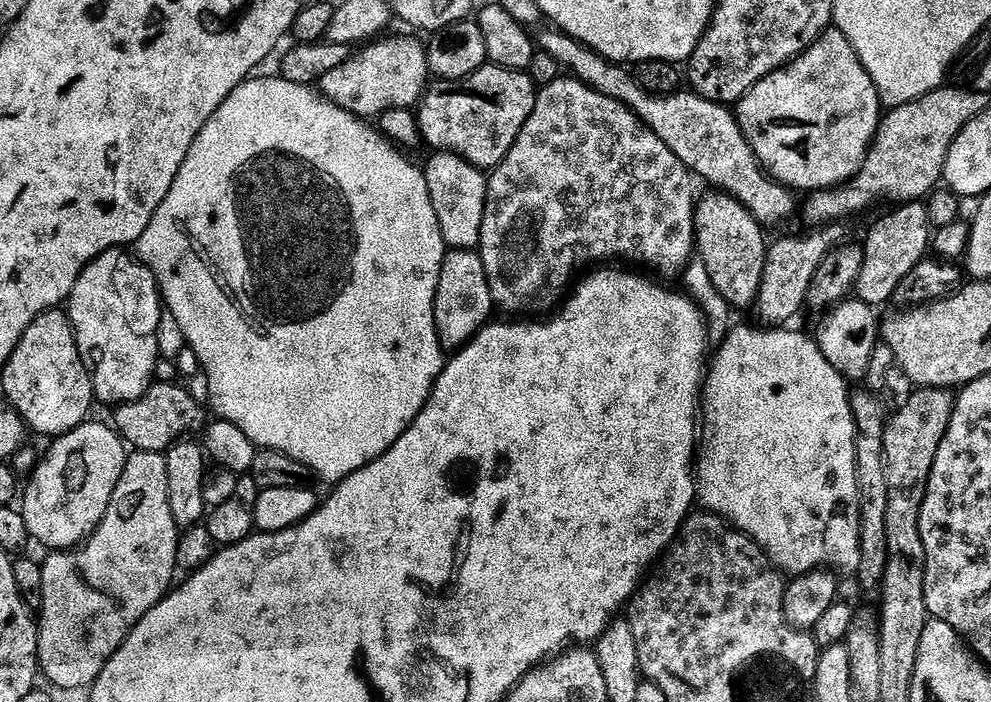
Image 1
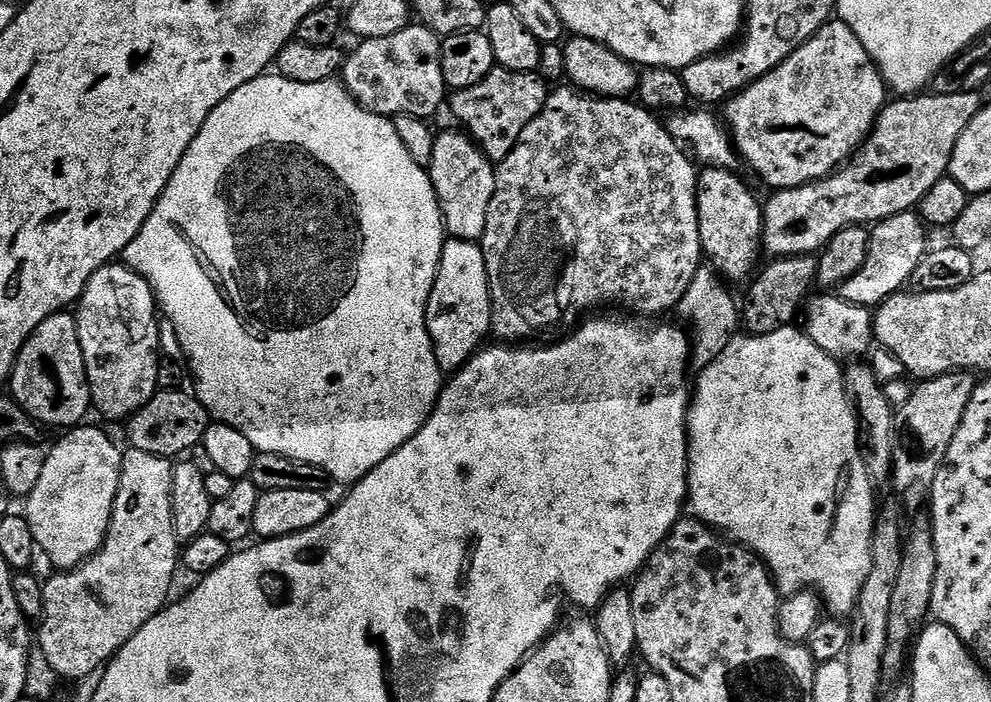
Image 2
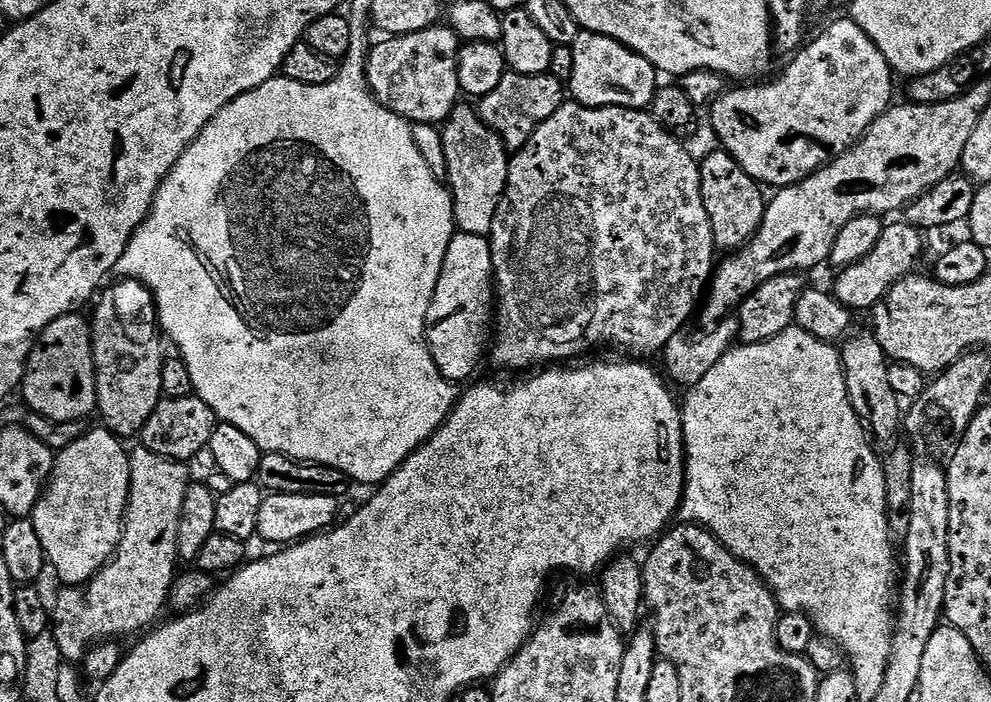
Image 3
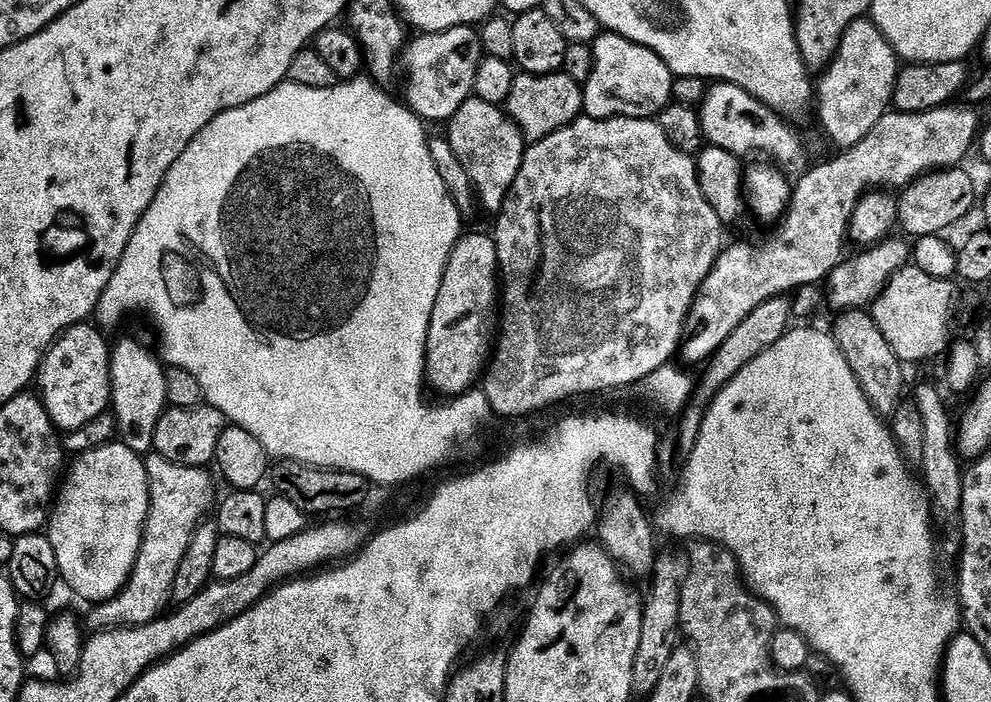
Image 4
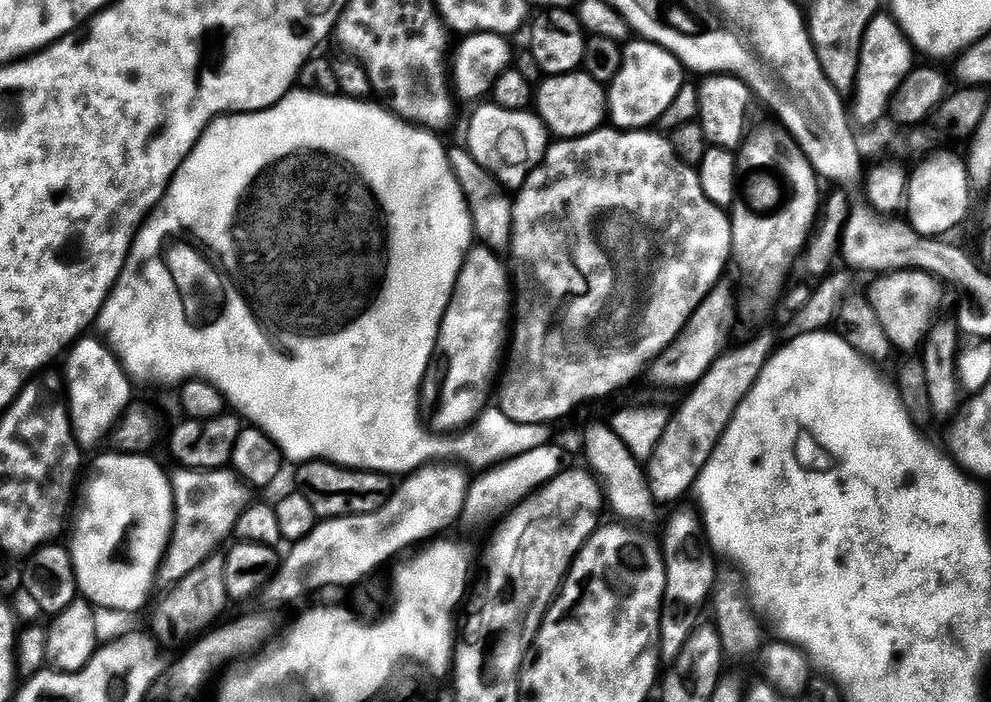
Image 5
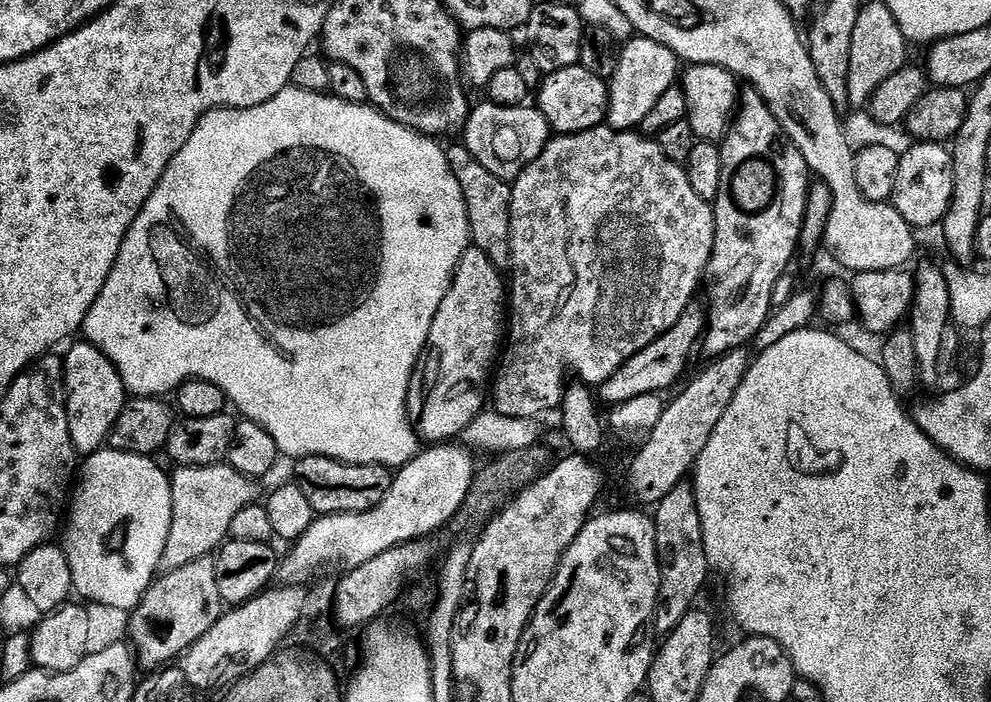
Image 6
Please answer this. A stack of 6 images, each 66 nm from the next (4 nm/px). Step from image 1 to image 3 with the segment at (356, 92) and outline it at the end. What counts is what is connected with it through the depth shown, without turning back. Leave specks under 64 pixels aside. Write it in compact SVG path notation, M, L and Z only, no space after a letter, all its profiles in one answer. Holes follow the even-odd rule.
M444 24L423 28L405 36L384 38L381 44L373 46L372 53L368 56L368 65L364 68L365 74L363 73L363 75L366 77L368 90L383 108L398 114L403 120L412 124L443 125L460 98L457 82L457 58L461 46L458 33Z

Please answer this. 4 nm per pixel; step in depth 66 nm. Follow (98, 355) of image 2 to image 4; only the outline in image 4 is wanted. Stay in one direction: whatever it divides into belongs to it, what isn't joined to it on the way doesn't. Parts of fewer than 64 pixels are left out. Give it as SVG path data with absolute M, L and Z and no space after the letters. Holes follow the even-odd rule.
M122 340L111 349L109 355L110 406L112 410L114 408L114 414L121 421L120 426L124 430L145 430L151 434L167 407L165 367L158 358L157 360L134 340Z

